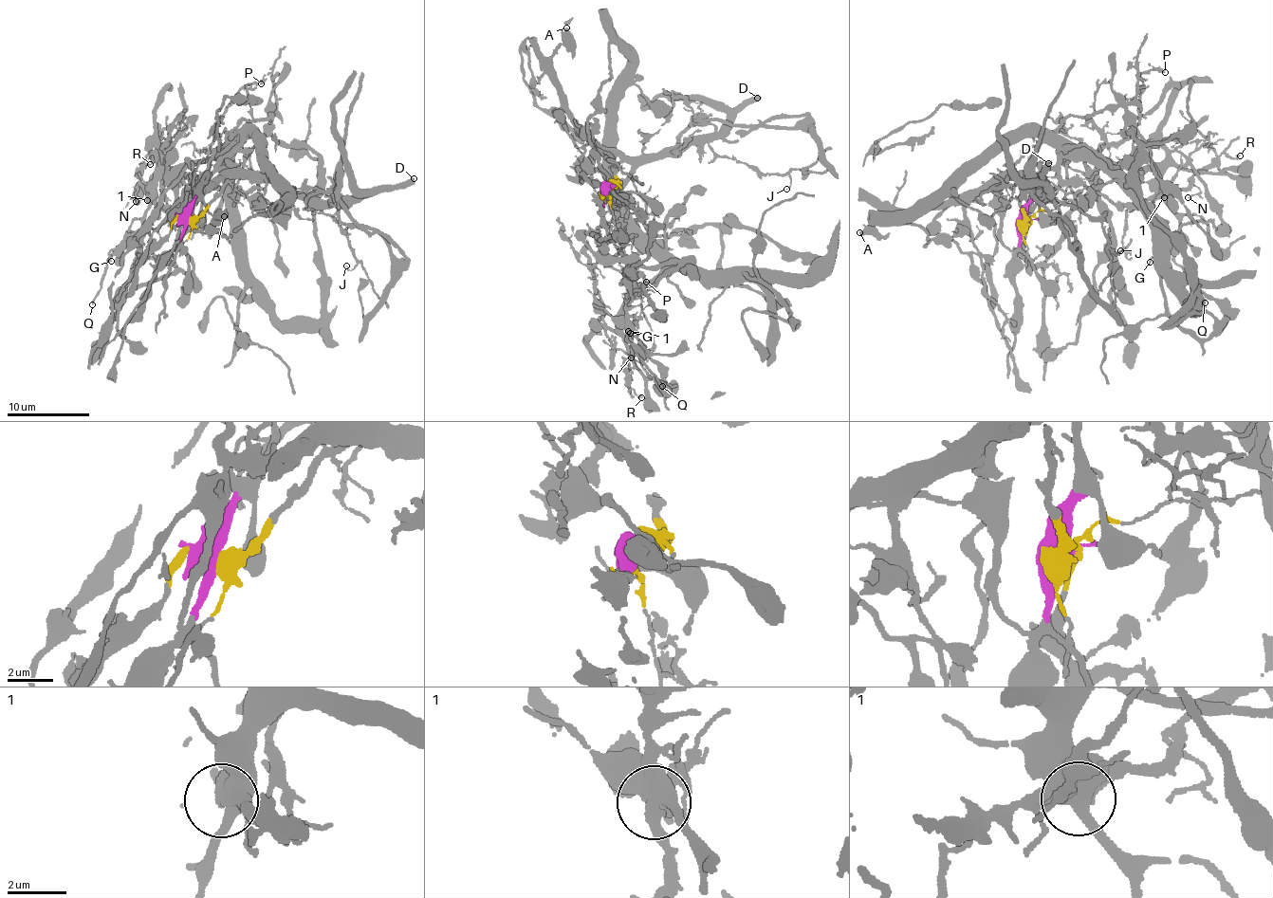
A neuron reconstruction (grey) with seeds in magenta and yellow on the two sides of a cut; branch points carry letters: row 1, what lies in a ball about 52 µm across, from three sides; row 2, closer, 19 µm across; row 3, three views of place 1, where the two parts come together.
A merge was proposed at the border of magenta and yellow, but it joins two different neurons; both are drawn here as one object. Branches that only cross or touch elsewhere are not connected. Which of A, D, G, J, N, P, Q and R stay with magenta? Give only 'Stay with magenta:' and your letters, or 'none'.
Stay with magenta: G, Q

